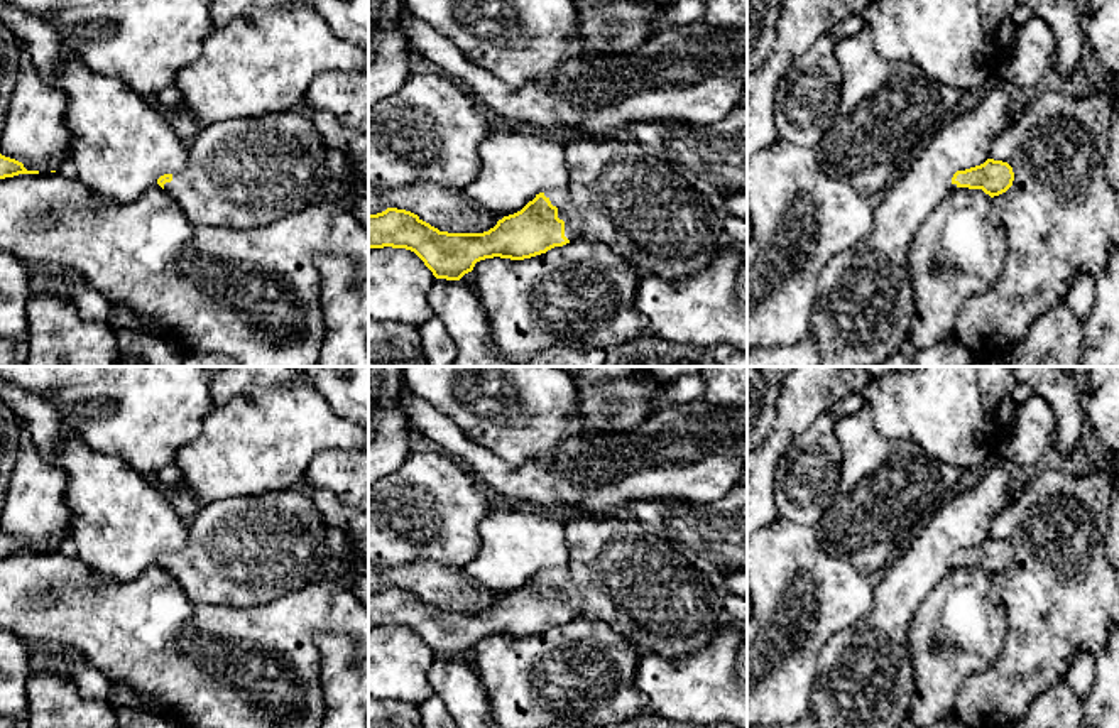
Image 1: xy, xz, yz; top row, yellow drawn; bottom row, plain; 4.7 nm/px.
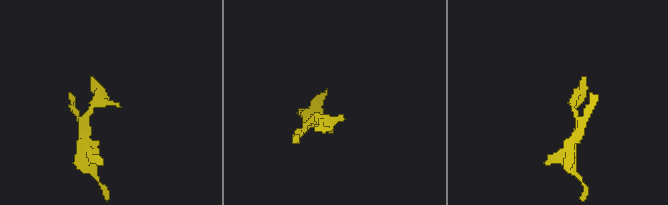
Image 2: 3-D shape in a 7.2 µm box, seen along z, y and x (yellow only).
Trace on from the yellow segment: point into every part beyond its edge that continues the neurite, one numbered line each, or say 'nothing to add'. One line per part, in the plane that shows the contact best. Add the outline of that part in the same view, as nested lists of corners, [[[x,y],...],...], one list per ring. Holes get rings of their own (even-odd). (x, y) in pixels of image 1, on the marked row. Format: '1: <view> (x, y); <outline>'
1: xz (621, 195); [[[581,137],[566,144],[570,181],[544,196],[565,221],[565,236],[609,245],[637,274],[666,282],[690,279],[718,258],[729,236],[708,196],[676,176],[669,166],[639,142],[615,137]]]

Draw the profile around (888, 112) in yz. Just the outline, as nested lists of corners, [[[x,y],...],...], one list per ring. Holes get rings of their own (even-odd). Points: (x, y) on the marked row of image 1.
[[[867,24],[840,39],[835,54],[842,69],[840,101],[830,128],[813,149],[825,176],[872,198],[882,194],[891,176],[903,172],[923,152],[969,91],[950,88],[913,64],[884,59]]]

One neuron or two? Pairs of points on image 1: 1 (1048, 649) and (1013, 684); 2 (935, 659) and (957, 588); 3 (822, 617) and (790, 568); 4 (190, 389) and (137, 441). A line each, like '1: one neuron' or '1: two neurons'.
1: one neuron
2: one neuron
3: one neuron
4: one neuron

